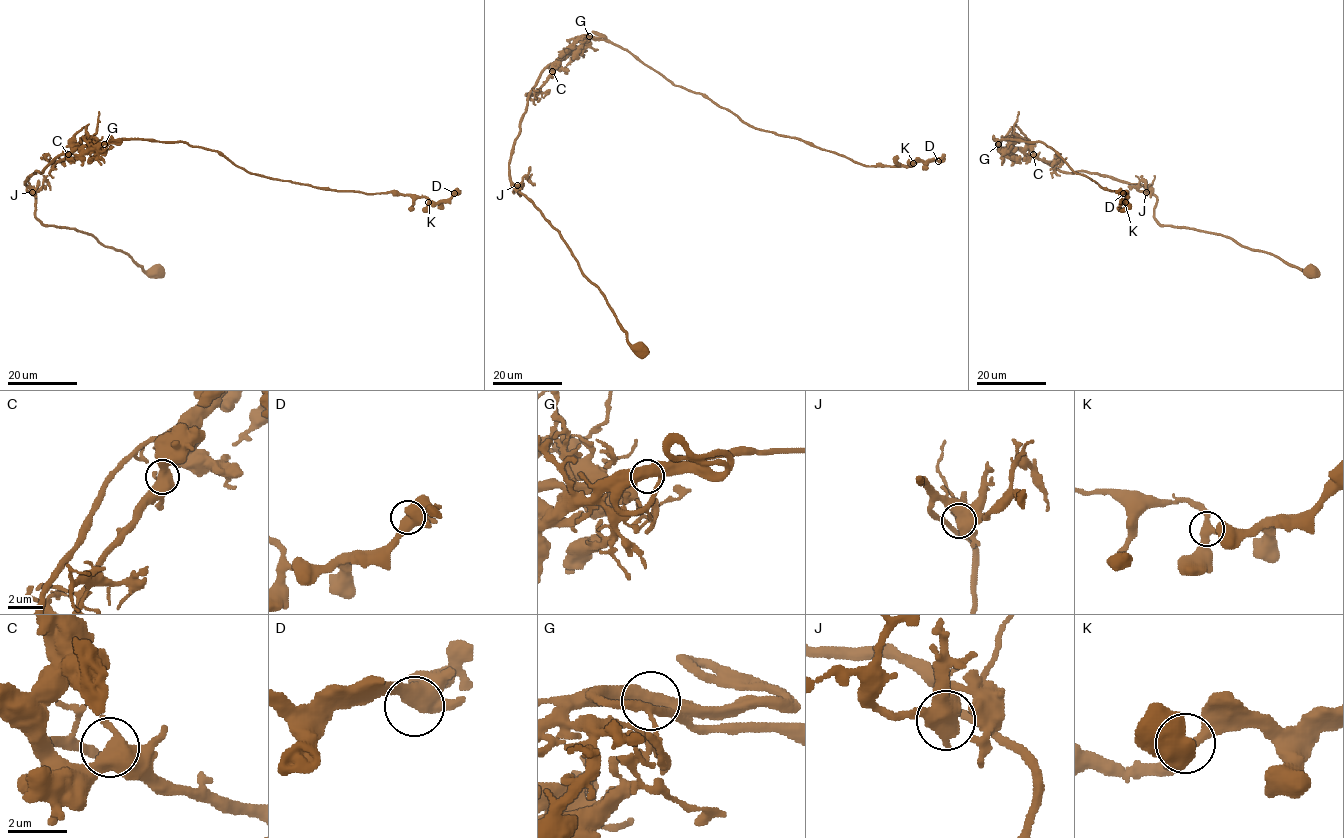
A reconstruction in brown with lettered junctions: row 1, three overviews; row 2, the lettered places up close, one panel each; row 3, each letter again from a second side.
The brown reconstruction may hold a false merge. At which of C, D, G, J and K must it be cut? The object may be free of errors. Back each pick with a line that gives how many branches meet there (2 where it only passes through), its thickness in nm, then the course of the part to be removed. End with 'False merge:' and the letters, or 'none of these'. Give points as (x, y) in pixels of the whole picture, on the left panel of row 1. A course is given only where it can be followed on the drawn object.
False merge: none of these

